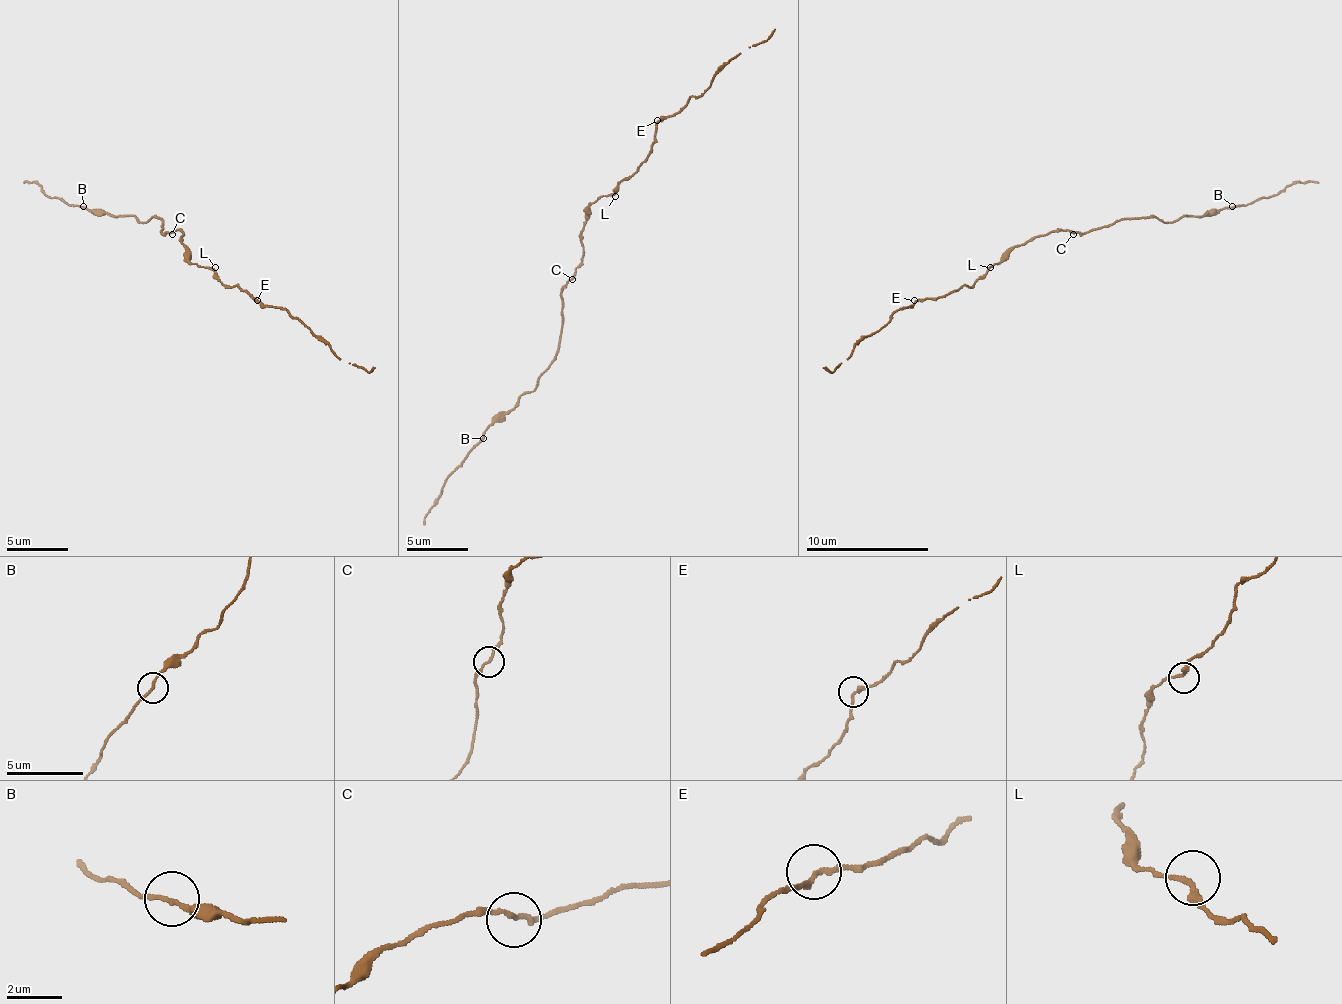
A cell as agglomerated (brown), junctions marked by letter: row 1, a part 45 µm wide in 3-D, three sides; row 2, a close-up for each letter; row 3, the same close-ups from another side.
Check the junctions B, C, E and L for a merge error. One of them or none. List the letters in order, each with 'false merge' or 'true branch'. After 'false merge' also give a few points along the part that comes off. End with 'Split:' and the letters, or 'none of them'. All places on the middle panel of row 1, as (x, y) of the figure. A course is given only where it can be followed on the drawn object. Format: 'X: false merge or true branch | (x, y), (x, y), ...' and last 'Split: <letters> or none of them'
B: true branch
C: true branch
E: true branch
L: true branch
Split: none of them

